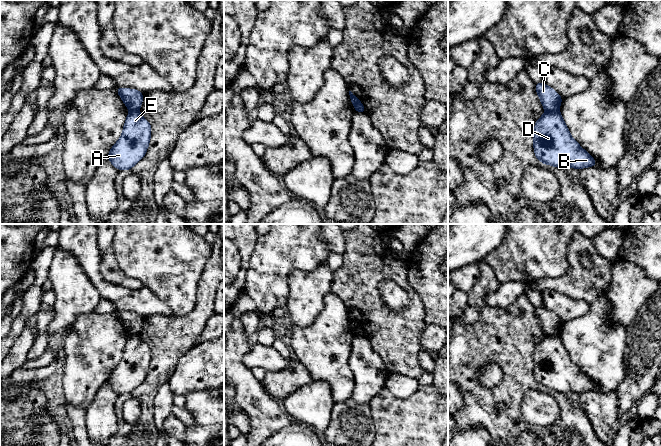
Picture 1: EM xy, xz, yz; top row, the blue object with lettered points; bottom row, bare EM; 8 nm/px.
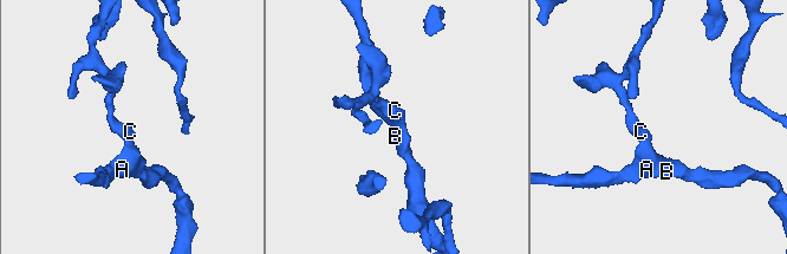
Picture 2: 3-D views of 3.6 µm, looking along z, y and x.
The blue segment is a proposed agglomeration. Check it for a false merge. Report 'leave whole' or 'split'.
split

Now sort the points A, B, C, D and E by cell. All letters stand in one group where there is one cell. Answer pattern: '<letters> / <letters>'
A B D E / C

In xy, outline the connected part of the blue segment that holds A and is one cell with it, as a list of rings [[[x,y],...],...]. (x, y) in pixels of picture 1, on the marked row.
[[[139,110],[126,117],[123,132],[107,158],[118,170],[130,170],[146,154],[151,139],[151,125]]]

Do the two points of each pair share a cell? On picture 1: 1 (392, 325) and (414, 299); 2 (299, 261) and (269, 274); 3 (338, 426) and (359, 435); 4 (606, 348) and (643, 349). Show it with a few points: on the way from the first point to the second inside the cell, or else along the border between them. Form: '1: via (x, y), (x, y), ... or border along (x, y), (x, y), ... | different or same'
1: via (399, 321), (414, 306) | same
2: via (292, 261), (282, 261), (276, 267) | same
3: via (343, 426), (350, 426), (354, 430) | same
4: border along (628, 327), (625, 343), (625, 373) | different

